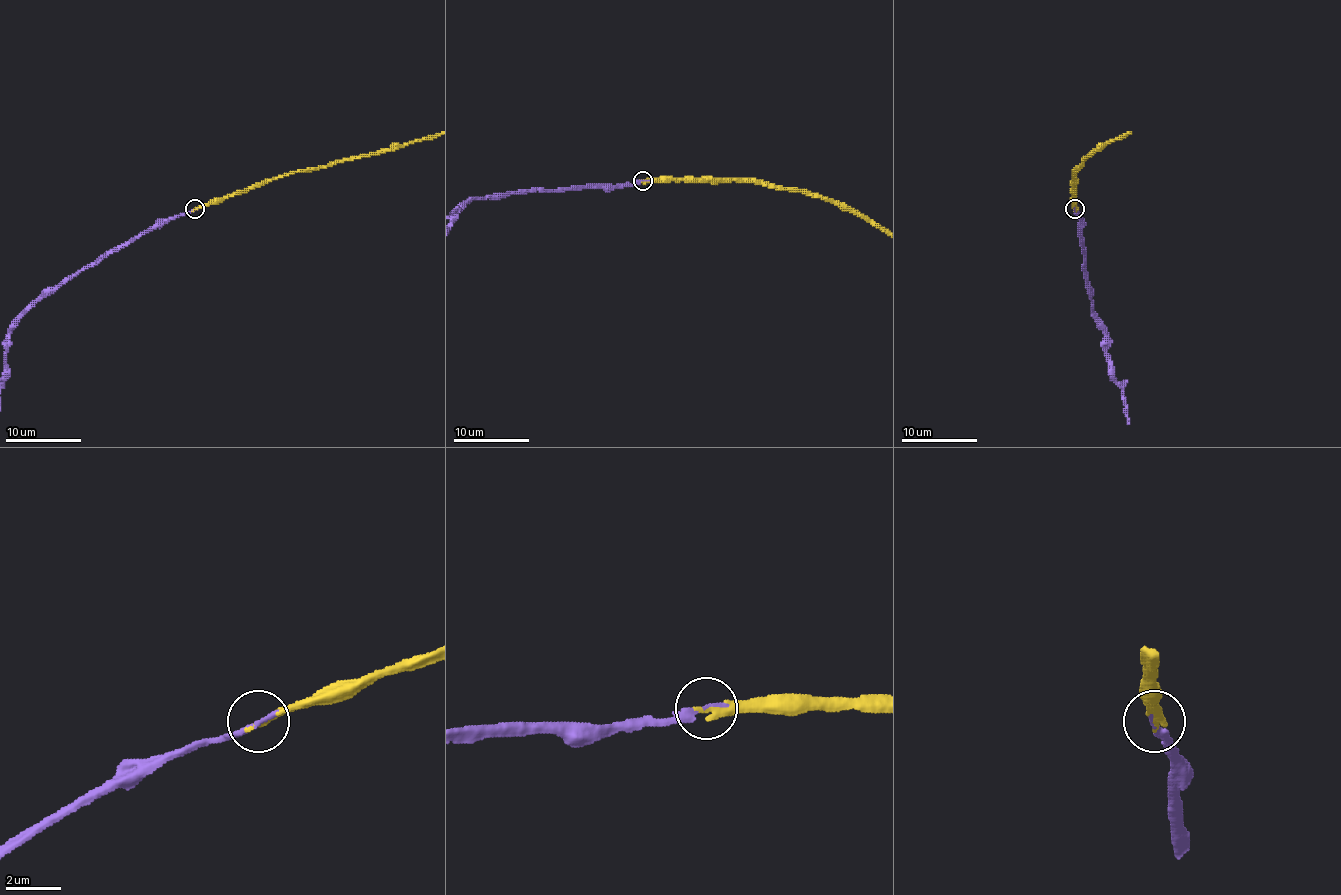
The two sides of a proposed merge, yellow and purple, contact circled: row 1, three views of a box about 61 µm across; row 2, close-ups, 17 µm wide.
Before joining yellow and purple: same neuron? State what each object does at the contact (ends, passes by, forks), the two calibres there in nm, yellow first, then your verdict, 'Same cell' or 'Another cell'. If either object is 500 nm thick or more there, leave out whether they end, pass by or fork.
At the ring yellow ends. At the ring purple ends. Thickness 280 nm (yellow) against 240 nm. Same cell

